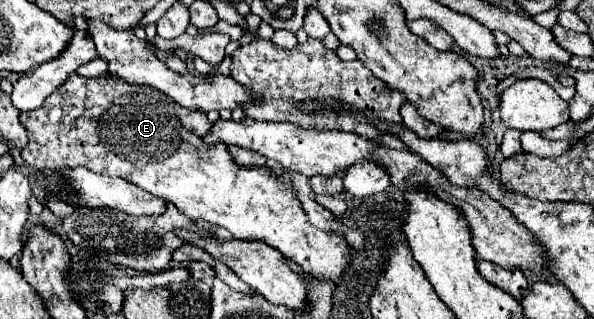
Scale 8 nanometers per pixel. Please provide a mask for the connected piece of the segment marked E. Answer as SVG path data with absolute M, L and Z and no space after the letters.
M76 72L66 78L66 82L44 102L42 108L21 112L20 120L28 132L28 144L22 148L20 156L28 168L62 170L84 166L96 174L124 178L158 198L172 202L190 220L206 220L210 224L222 226L240 240L262 240L276 248L288 260L296 262L304 274L318 280L342 286L344 272L350 266L352 250L346 238L338 232L324 232L308 222L308 216L298 200L296 192L278 182L272 170L266 166L244 168L234 162L226 144L216 144L210 148L204 136L210 132L210 122L202 112L190 112L182 108L162 92L152 86L128 84L120 76L98 76L84 78Z

